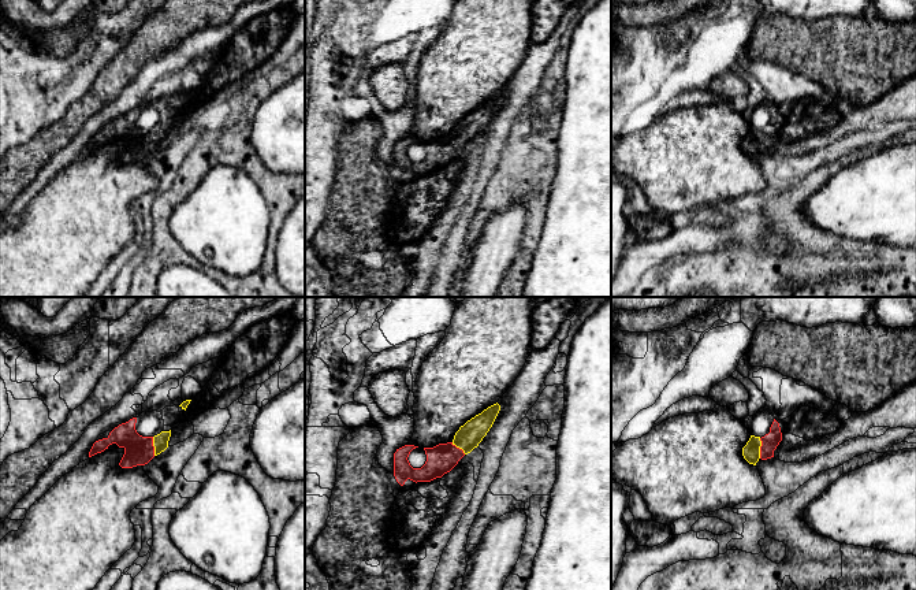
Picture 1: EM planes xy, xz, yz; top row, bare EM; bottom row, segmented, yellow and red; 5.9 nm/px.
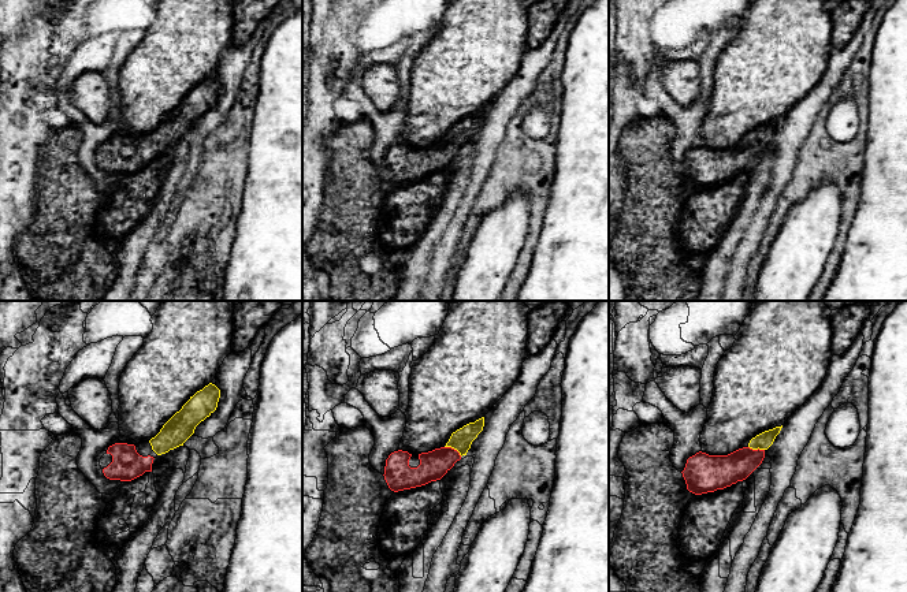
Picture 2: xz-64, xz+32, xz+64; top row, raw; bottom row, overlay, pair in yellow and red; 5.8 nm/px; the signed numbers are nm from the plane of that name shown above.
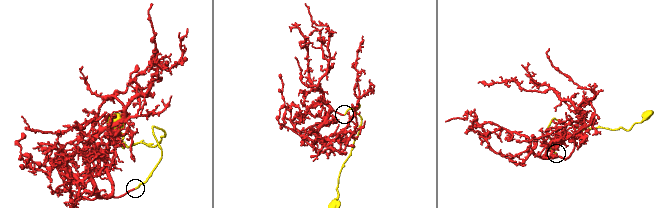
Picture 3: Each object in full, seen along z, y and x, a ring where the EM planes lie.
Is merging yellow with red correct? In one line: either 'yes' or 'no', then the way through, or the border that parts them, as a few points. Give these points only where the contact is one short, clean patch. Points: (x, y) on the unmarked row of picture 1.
yes | across yz (751, 145), (759, 141), (770, 134)

